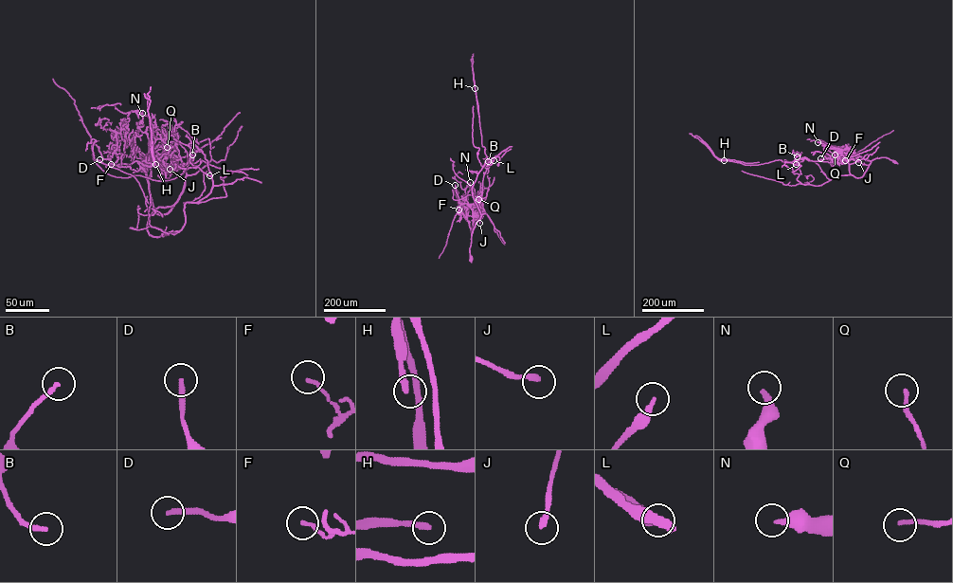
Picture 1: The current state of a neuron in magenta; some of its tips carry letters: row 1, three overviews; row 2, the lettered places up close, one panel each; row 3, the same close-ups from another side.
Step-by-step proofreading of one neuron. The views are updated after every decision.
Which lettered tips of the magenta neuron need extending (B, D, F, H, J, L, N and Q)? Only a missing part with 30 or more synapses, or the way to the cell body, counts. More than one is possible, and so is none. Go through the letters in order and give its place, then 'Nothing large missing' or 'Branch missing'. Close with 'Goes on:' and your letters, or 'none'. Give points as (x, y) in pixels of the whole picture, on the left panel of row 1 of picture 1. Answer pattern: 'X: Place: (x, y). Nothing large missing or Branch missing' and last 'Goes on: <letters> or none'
B: Place: (192, 154). Nothing large missing
D: Place: (99, 159). Nothing large missing
F: Place: (111, 164). Nothing large missing
H: Place: (155, 164). Nothing large missing
J: Place: (170, 169). Nothing large missing
L: Place: (209, 175). Nothing large missing
N: Place: (142, 113). Nothing large missing
Q: Place: (167, 147). Nothing large missing
Goes on: none

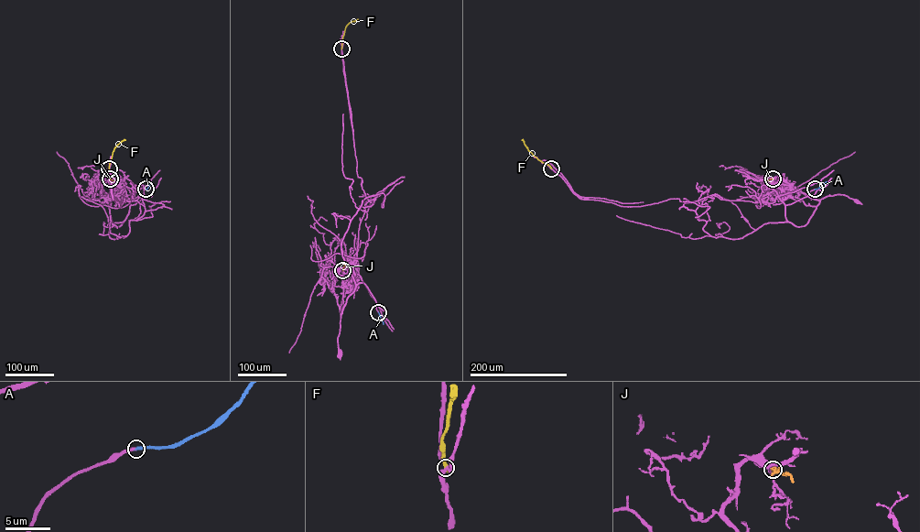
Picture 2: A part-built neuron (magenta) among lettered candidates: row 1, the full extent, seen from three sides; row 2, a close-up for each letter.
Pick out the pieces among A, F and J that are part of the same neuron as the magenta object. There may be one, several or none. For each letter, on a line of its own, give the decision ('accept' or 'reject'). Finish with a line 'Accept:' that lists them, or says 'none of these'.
A: accept
F: reject
J: reject
Accept: A

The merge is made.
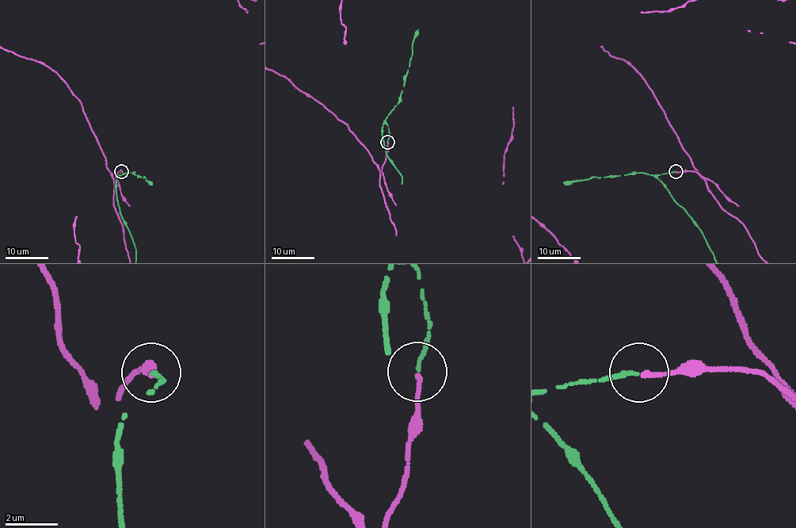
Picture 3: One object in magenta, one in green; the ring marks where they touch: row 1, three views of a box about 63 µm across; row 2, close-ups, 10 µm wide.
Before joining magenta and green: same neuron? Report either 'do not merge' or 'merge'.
merge

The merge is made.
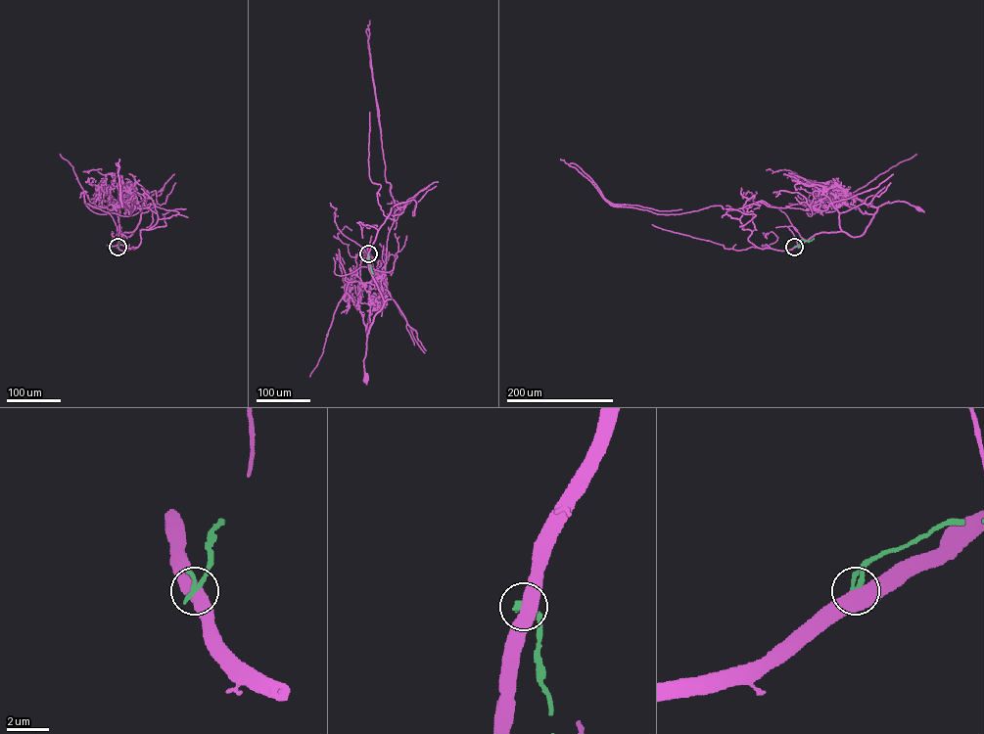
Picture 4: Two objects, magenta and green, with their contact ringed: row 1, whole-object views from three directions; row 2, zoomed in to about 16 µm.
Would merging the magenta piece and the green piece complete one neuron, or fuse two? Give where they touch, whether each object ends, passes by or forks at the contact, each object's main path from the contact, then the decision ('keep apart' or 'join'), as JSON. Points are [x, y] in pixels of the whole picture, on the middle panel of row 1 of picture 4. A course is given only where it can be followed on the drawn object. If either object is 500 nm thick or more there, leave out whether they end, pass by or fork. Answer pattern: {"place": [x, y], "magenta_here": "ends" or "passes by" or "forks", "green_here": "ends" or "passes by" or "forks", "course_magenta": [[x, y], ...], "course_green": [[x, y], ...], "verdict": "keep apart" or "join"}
{"place": [368, 253], "course_magenta": [[368, 253], [369, 269], [384, 301], [367, 333], [363, 360], [366, 379]], "course_green": [[368, 253], [373, 273]], "verdict": "keep apart"}

